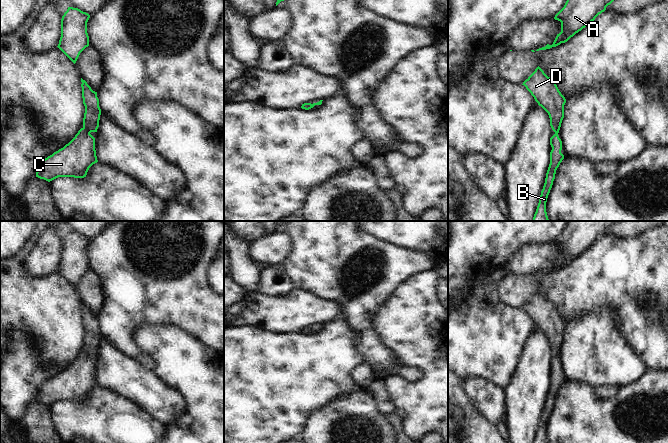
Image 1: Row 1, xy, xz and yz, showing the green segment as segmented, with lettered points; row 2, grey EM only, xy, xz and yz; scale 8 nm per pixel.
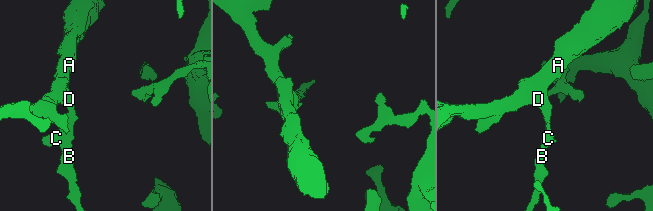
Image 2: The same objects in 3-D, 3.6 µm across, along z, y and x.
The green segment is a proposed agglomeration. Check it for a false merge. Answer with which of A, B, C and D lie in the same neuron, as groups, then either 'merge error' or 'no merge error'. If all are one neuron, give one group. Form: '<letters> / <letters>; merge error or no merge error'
A B C D; no merge error

